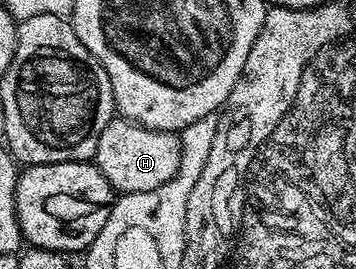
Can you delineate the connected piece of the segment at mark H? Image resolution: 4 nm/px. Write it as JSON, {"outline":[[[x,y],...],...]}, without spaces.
{"outline":[[[116,116],[100,132],[100,144],[92,159],[99,172],[108,180],[108,184],[119,195],[136,192],[152,192],[176,176],[182,159],[182,139],[177,133],[168,130],[149,130],[139,122],[128,122]]]}

